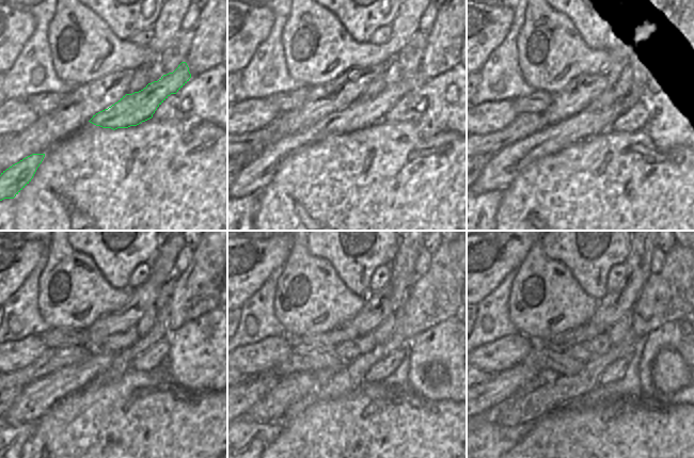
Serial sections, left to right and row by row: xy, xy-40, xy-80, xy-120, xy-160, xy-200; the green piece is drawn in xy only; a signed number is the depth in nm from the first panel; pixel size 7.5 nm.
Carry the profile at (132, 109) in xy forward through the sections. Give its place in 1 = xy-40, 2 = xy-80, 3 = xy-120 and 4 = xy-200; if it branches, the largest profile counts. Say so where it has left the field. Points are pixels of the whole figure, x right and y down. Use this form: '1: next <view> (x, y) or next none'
1: next xy-40 (258, 172)
2: next xy-80 (503, 168)
3: next xy-120 (36, 398)
4: next xy-200 (526, 389)

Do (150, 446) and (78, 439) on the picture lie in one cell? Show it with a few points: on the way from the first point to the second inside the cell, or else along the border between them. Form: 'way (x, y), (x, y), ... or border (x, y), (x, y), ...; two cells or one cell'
way (131, 446), (112, 432), (96, 436); one cell

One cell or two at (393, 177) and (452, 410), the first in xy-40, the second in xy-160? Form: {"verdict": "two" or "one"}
{"verdict": "one"}

